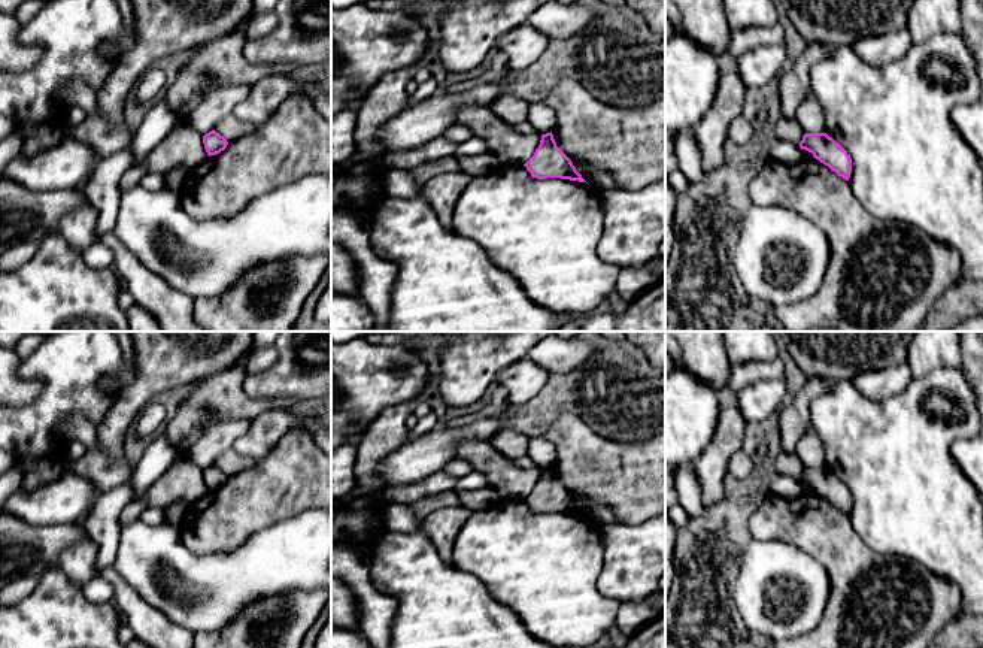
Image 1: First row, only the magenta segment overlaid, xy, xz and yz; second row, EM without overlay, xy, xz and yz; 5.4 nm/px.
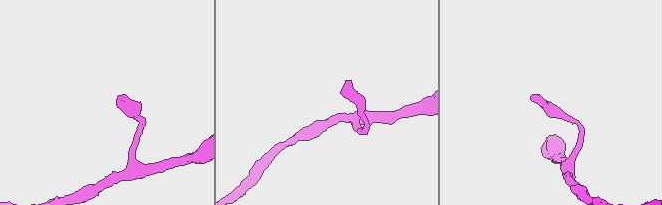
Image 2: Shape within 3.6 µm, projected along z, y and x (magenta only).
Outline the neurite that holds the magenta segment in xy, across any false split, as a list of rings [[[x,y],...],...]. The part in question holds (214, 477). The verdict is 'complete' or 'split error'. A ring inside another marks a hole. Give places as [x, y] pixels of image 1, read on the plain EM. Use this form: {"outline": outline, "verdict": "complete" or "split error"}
{"outline": [[[215,464],[203,470],[203,478],[209,491],[219,488],[228,479],[227,473],[221,470],[219,467],[216,467]]], "verdict": "complete"}

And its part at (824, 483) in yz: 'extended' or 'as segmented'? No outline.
as segmented

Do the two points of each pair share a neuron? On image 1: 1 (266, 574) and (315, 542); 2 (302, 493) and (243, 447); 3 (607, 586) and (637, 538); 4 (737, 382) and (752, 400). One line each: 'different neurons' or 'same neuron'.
1: same neuron
2: different neurons
3: same neuron
4: different neurons

